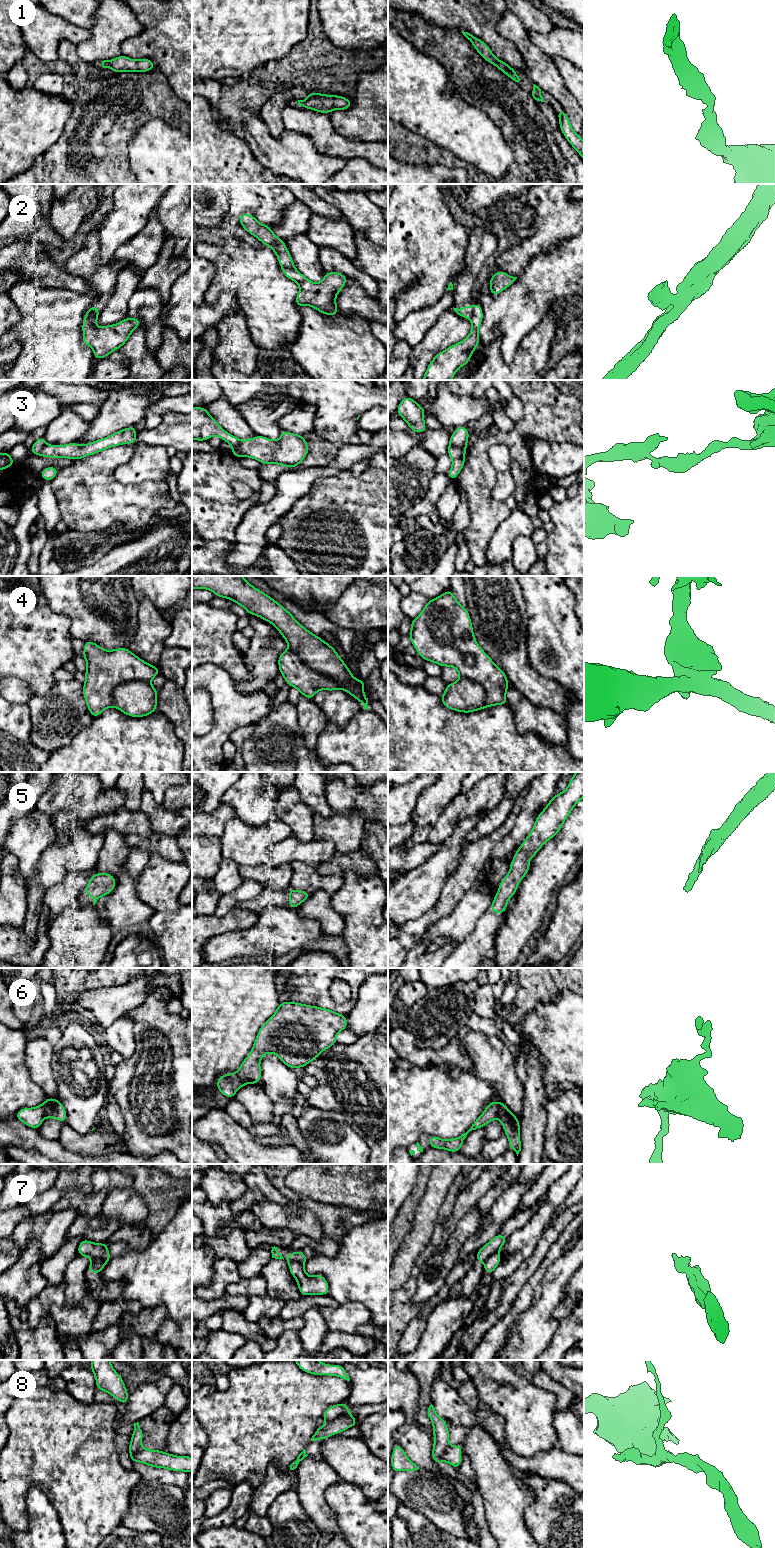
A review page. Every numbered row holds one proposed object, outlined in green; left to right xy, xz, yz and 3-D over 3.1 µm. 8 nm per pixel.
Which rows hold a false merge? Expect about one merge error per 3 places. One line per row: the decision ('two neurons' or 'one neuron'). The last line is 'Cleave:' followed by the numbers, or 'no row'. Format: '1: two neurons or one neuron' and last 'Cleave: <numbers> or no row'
1: one neuron
2: two neurons
3: two neurons
4: two neurons
5: one neuron
6: two neurons
7: two neurons
8: two neurons
Cleave: 2, 3, 4, 6, 7, 8

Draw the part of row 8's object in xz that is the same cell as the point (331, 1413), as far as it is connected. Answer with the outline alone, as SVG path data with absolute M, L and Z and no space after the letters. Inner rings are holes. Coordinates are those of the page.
M341 1404L332 1405L325 1410L323 1418L326 1420L326 1422L333 1421L342 1414L343 1410L344 1407Z

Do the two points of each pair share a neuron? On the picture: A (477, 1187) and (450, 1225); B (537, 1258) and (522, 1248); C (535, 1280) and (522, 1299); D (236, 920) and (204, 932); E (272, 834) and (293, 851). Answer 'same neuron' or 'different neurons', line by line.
A: same neuron
B: different neurons
C: same neuron
D: same neuron
E: different neurons

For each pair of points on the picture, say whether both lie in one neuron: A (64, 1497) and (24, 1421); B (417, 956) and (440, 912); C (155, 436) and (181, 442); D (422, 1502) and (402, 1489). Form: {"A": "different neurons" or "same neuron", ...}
{"A": "same neuron", "B": "different neurons", "C": "same neuron", "D": "same neuron"}

